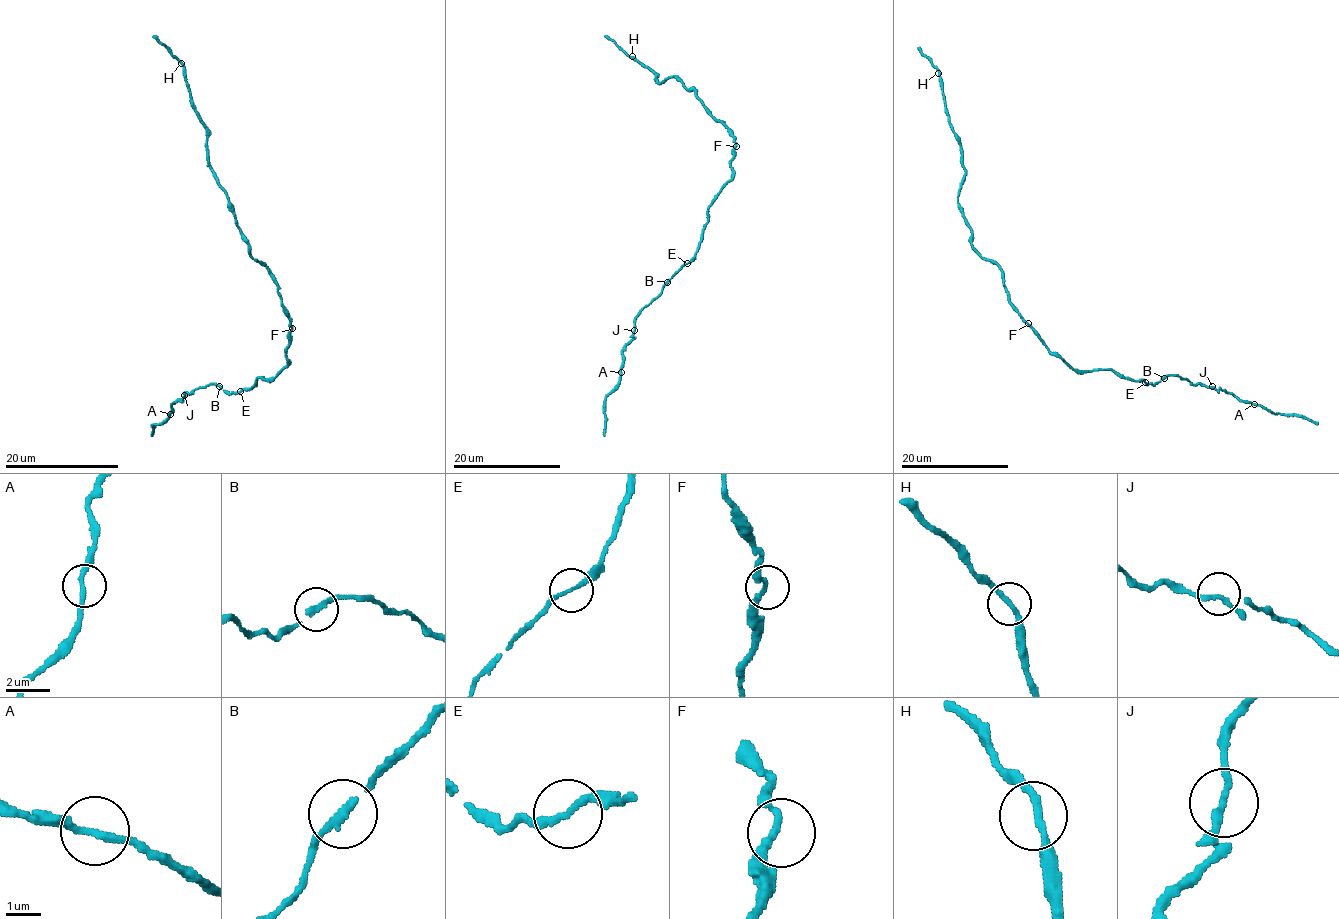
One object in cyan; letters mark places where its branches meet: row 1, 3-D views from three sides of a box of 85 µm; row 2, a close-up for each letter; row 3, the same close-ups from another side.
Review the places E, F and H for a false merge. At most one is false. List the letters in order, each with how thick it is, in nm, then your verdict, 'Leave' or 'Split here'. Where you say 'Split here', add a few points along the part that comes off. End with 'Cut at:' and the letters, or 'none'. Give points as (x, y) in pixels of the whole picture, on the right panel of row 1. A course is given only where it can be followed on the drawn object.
E: Thickness 190 nm. Leave
F: Thickness 200 nm. Leave
H: Thickness 200 nm. Leave
Cut at: none

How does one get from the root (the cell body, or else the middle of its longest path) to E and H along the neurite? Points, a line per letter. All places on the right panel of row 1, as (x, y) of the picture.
E: (1033, 330), (1051, 352), (1056, 352), (1076, 370), (1111, 370), (1145, 382)
H: (1033, 330), (1009, 300), (1001, 269), (972, 244), (958, 202), (965, 174), (961, 143), (947, 117), (938, 73)

